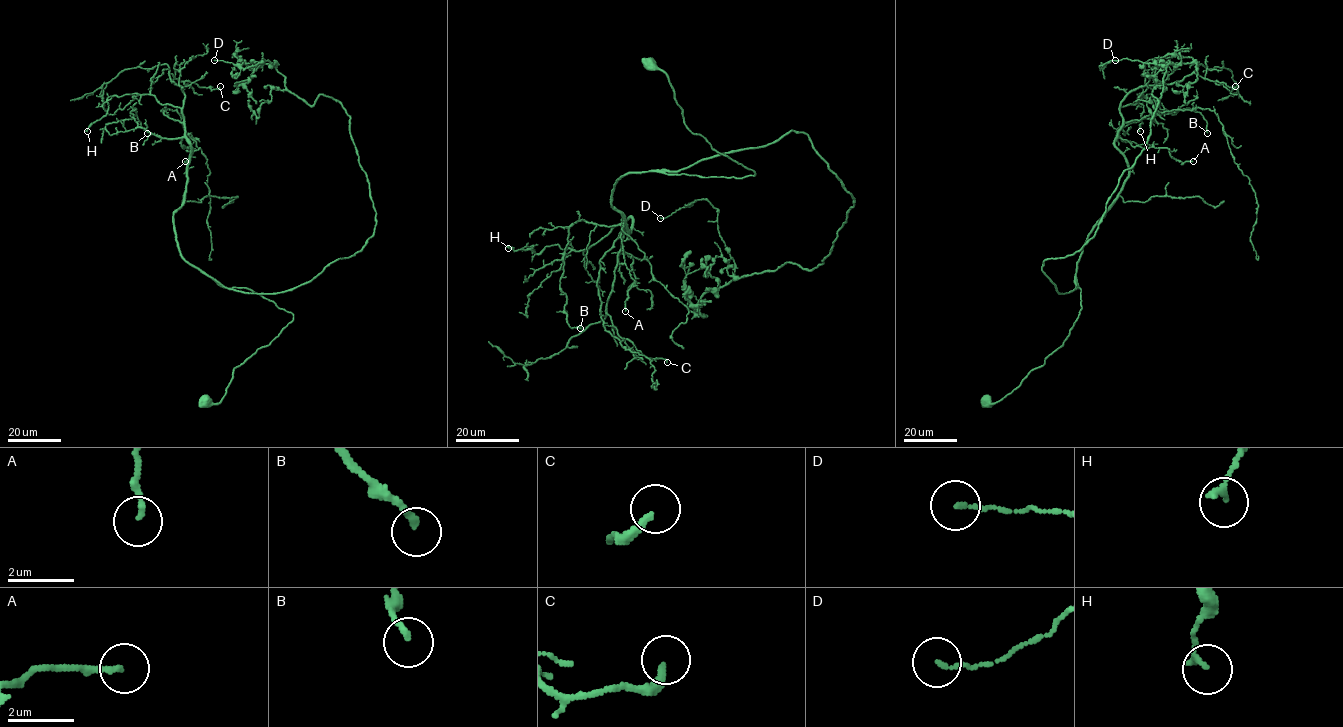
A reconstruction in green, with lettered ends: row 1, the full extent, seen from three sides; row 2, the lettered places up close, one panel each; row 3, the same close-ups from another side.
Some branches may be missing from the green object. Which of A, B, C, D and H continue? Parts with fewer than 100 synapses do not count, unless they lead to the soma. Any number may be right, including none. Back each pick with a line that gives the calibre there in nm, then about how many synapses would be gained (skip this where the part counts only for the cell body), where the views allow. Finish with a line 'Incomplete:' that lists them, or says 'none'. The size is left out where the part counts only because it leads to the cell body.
Incomplete: none

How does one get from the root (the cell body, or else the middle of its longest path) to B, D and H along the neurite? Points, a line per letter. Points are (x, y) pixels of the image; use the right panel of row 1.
B: (988, 402), (1042, 366), (1079, 314), (1076, 262), (1128, 173), (1117, 130), (1191, 108), (1207, 133)
D: (988, 402), (1068, 336), (1081, 289), (1043, 263), (1092, 238), (1145, 147), (1165, 67), (1099, 68), (1115, 60)
H: (988, 402), (1068, 336), (1082, 308), (1076, 262), (1128, 173), (1115, 144), (1120, 108), (1141, 94), (1140, 131)

